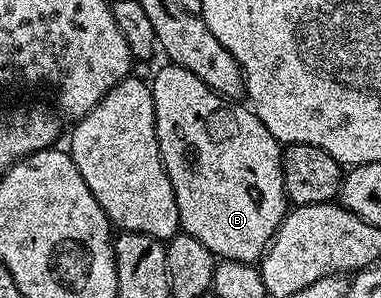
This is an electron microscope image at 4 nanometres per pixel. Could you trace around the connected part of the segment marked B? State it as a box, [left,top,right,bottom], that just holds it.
[151,63,287,264]

